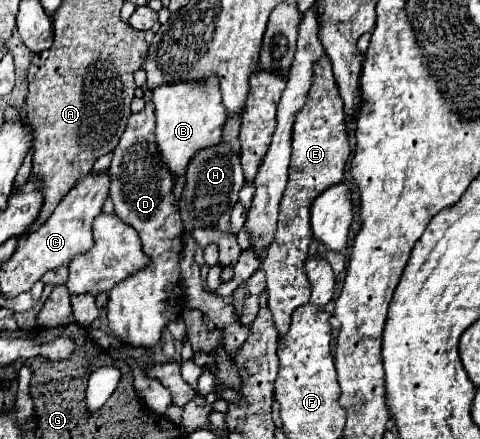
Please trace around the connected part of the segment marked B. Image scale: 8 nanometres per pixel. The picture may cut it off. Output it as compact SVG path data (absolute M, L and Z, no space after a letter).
M209 76L205 78L205 82L171 82L157 86L153 90L153 102L157 116L157 146L169 170L175 176L181 176L185 174L187 162L189 158L193 158L193 154L221 142L227 112L221 102L217 76Z

